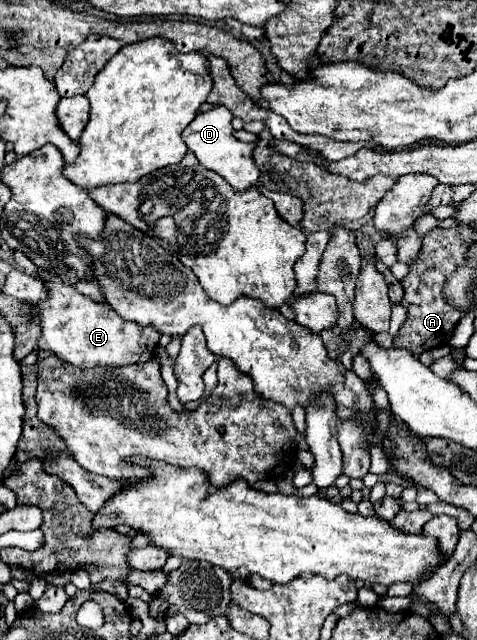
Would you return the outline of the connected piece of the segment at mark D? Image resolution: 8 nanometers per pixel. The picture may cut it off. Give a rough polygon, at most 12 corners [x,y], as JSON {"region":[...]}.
{"region":[[216,106],[182,132],[204,168],[236,192],[256,186],[256,146],[236,140]]}

